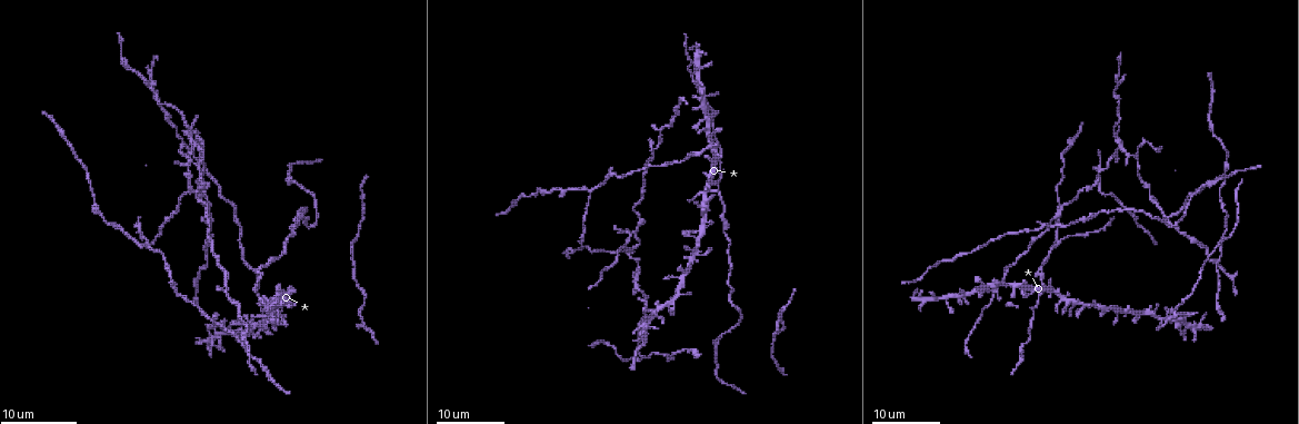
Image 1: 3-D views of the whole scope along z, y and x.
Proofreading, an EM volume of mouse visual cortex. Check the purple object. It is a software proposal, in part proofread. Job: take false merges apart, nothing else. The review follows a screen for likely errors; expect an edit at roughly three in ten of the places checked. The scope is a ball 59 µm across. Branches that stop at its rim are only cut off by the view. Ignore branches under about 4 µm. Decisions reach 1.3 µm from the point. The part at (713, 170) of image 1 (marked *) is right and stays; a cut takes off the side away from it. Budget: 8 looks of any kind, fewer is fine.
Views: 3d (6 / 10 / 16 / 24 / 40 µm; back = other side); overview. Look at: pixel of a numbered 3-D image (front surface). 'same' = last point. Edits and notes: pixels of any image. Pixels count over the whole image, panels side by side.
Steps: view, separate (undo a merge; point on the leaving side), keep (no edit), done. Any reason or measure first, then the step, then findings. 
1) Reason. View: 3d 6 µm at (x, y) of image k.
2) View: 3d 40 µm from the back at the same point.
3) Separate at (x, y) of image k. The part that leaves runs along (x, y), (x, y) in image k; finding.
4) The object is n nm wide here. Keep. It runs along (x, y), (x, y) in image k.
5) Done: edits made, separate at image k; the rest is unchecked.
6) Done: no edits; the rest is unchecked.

View: 3d 16 µm at (706, 117) of image 1.

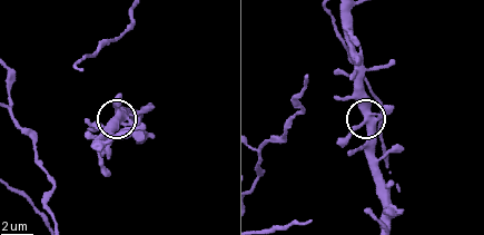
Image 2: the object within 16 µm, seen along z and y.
View: 3d 10 µm at (364, 119) of image 2.

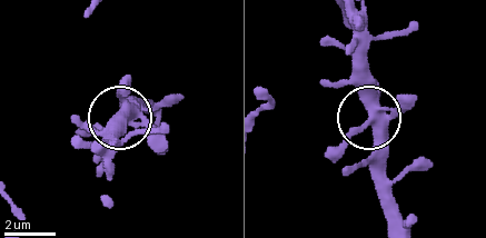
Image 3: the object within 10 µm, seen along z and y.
The object is 360 nm wide here. Keep. It runs along (399, 221), (374, 126), (360, 124), (325, 156) in image 3; continuous, no second neuron.

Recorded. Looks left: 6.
Arms part here. View: 3d 16 µm at (662, 130) of image 1.

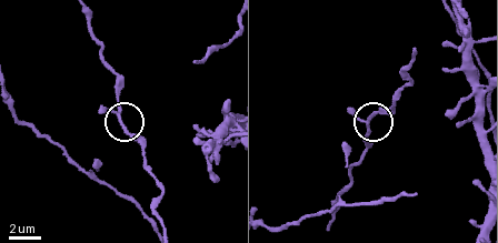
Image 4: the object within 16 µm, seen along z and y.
View: 3d 10 µm at (368, 115) of image 4.

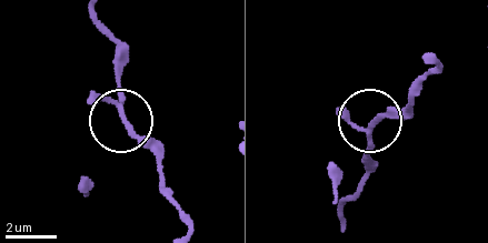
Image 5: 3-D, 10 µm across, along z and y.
The object is 180 nm wide here. Keep. One neuron here.

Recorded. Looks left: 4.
Arms part here. View: 3d 24 µm at (1056, 243) of image 1.

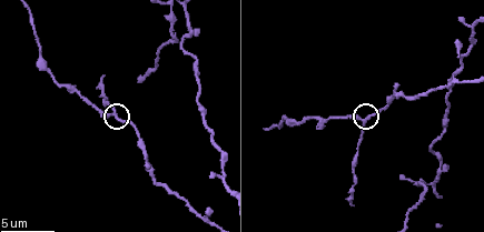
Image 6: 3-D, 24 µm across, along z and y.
View: 3d 6 µm at (114, 115) of image 6.

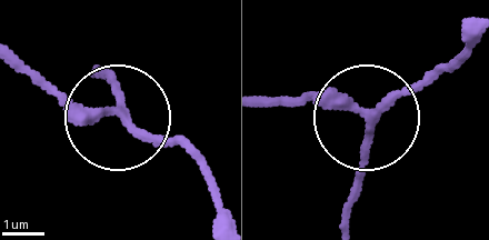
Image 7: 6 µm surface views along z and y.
The object is 210 nm wide here. Keep. Continuous, no second neuron.

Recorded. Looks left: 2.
Sudden change in width. View: 3d 24 µm at (188, 164) of image 1.

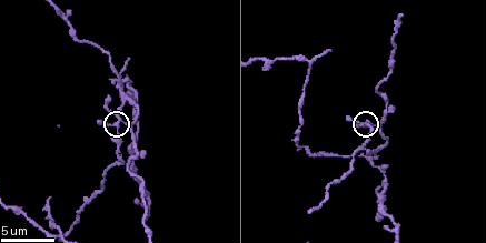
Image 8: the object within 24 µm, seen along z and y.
View: 3d 10 µm at (118, 126) of image 8.

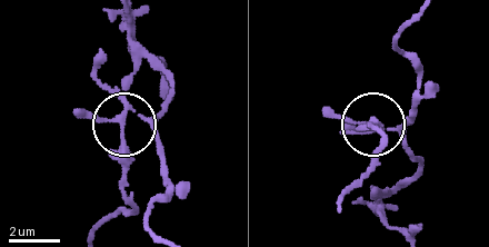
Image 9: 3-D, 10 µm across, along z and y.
4 arms meet here. Separate at (122, 147) of image 9. Two neurons meet here.

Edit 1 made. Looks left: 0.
Done: edits made, separate at image 9; the rest is unchecked.

